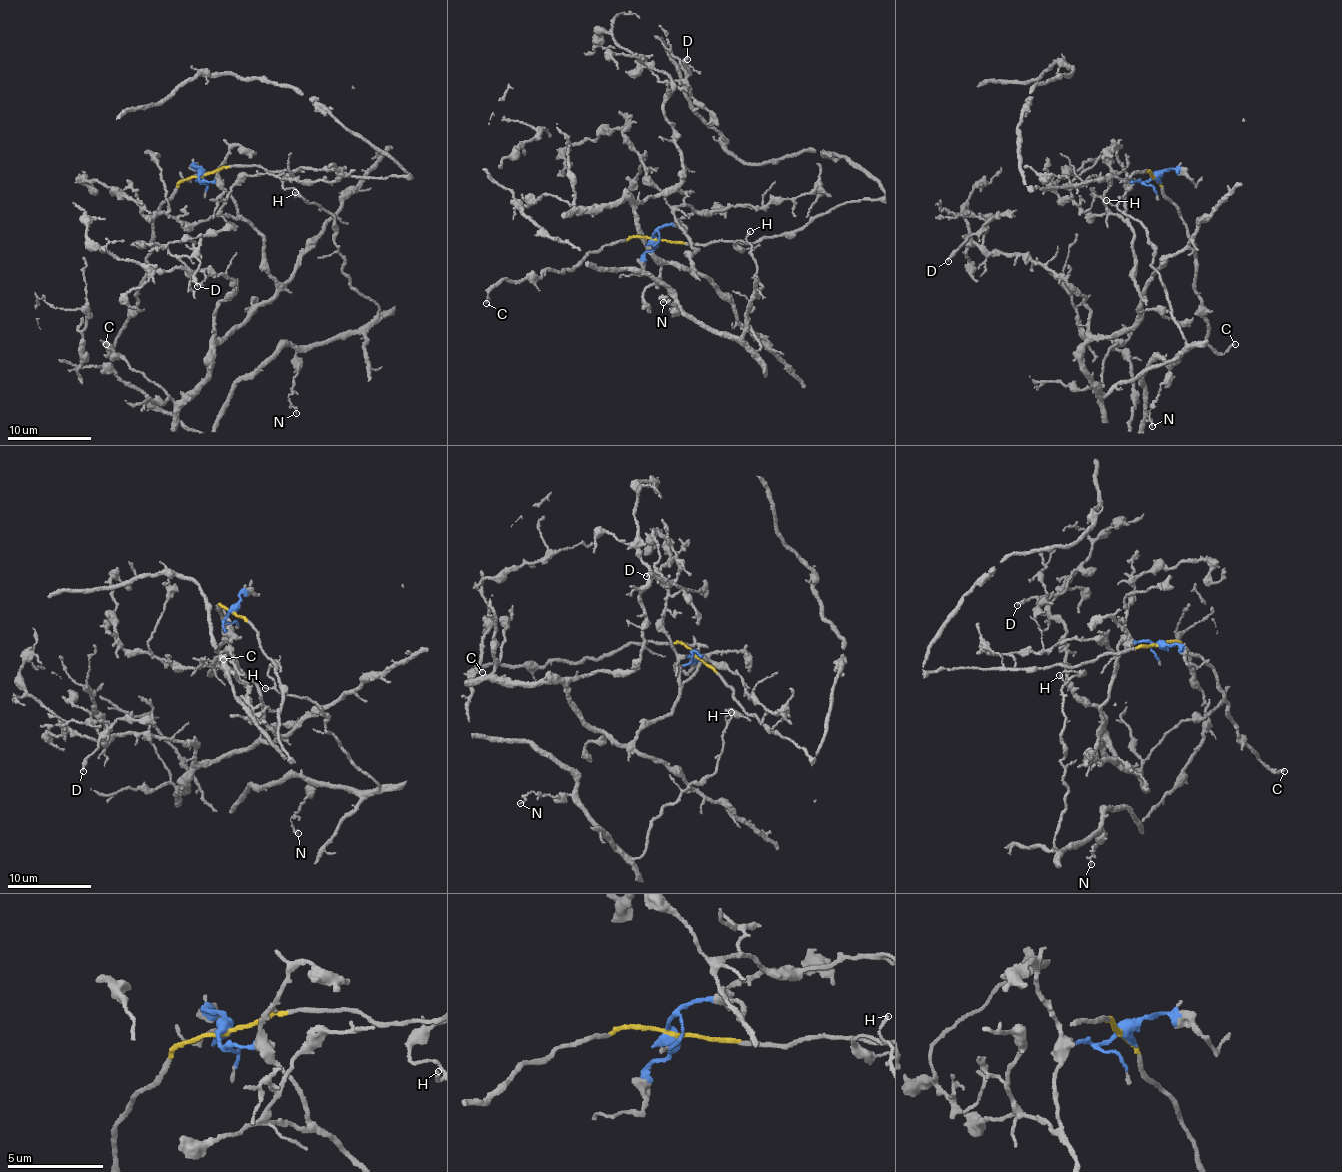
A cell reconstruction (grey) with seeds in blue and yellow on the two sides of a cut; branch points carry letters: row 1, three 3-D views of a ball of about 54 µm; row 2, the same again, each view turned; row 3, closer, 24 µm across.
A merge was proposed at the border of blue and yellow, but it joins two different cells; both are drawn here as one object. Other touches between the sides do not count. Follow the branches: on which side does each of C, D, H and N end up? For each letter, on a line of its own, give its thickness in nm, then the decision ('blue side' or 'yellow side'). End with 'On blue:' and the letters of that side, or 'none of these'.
C: calibre 200 nm; yellow side
D: calibre 240 nm; blue side
H: calibre 120 nm; yellow side
N: calibre 120 nm; yellow side
On blue: D

